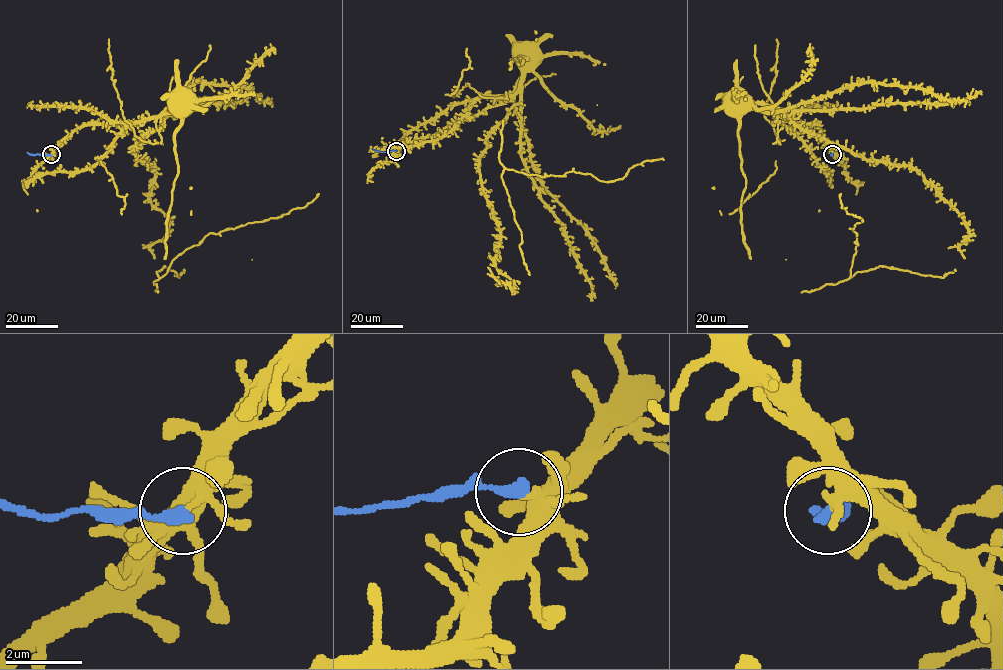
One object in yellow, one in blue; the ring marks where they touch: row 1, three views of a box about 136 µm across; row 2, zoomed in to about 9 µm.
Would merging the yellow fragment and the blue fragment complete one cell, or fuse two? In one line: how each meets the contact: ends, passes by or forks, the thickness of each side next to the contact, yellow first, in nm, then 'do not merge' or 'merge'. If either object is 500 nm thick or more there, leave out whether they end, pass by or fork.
yellow passes by; blue ends; calibres 190 and 300 nm; do not merge

